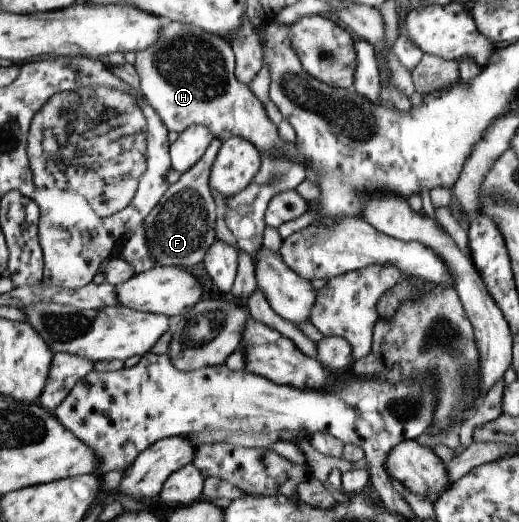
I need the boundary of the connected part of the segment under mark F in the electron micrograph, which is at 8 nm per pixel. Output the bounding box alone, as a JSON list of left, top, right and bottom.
[144,138,222,270]

